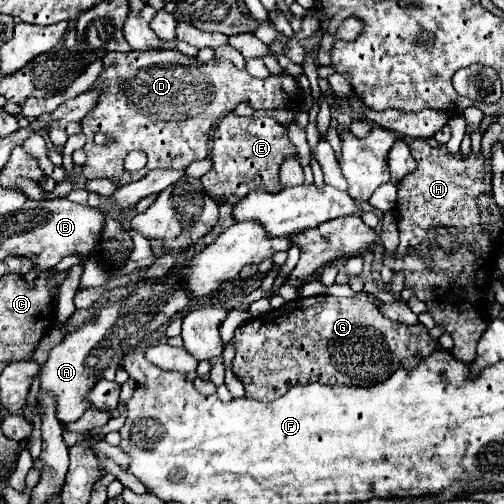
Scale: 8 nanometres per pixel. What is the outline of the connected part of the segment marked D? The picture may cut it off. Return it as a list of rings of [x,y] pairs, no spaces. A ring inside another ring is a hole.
[[[177,50],[109,52],[101,60],[105,68],[95,84],[103,84],[103,94],[95,110],[81,120],[87,136],[87,162],[83,164],[87,180],[119,176],[121,184],[129,184],[157,168],[185,170],[193,160],[207,156],[211,126],[245,100],[251,108],[299,112],[303,106],[297,78],[287,72],[255,78],[247,70],[237,70],[231,62],[199,62]],[[95,132],[113,136],[115,144],[97,146],[93,142]],[[131,150],[143,150],[147,154],[147,164],[139,172],[127,172],[123,168],[125,156]]]

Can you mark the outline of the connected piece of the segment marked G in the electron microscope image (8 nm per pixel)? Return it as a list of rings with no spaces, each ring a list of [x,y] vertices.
[[[357,294],[351,298],[335,296],[311,296],[287,302],[283,308],[271,310],[265,316],[251,318],[235,330],[233,338],[235,358],[231,362],[233,374],[243,382],[245,396],[253,400],[275,400],[295,384],[343,384],[343,386],[373,386],[393,376],[399,368],[415,368],[421,354],[431,354],[437,348],[423,324],[405,326],[393,322],[381,314],[381,310],[365,296]]]

